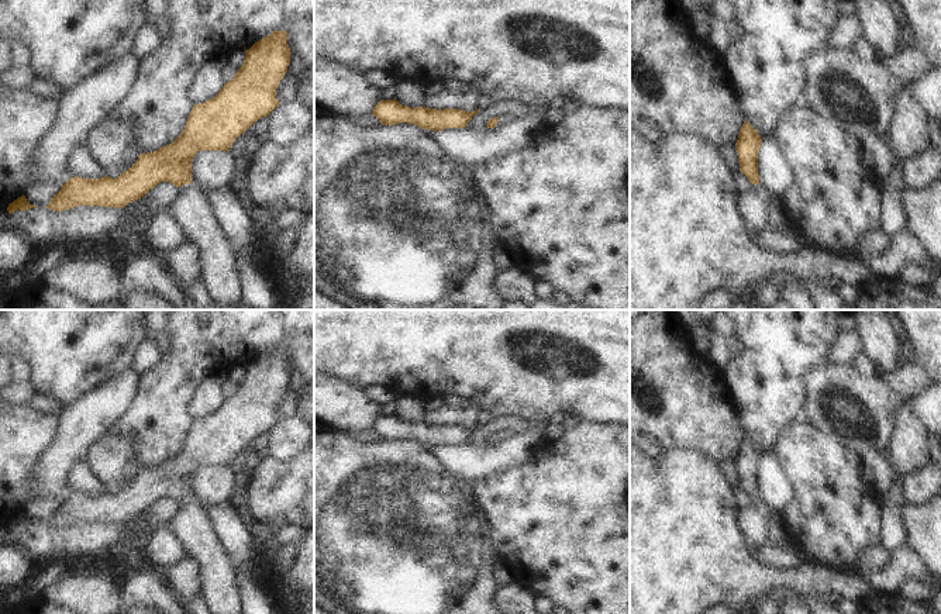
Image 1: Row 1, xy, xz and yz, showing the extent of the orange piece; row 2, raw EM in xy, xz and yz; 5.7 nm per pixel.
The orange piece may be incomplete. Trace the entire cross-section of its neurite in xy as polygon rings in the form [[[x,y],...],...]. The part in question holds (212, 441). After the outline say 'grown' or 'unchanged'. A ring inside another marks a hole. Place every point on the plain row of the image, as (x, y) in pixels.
[[[273,346],[244,368],[244,380],[235,391],[224,399],[213,414],[193,421],[185,445],[172,459],[154,468],[141,469],[137,477],[116,494],[108,491],[101,494],[70,493],[51,514],[46,524],[54,527],[70,525],[77,521],[123,524],[128,518],[144,513],[158,499],[169,497],[177,503],[177,508],[166,527],[180,541],[186,555],[200,565],[201,597],[210,613],[241,614],[241,599],[234,569],[213,532],[206,510],[192,497],[192,476],[199,466],[230,466],[241,449],[262,432],[268,432],[280,420],[276,414],[276,404],[290,379],[287,348]]]; grown

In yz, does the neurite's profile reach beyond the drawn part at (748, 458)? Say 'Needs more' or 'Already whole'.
Needs more.

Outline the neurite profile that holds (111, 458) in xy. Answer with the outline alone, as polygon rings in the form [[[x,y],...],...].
[[[108,432],[89,448],[85,460],[101,480],[104,491],[113,494],[128,486],[141,470],[135,465],[135,442]]]

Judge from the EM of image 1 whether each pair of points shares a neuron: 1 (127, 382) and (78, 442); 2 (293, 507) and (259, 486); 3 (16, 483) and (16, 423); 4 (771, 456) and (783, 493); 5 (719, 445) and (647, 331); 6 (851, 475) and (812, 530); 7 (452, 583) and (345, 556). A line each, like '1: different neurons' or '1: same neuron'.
1: same neuron
2: same neuron
3: same neuron
4: same neuron
5: same neuron
6: same neuron
7: same neuron

